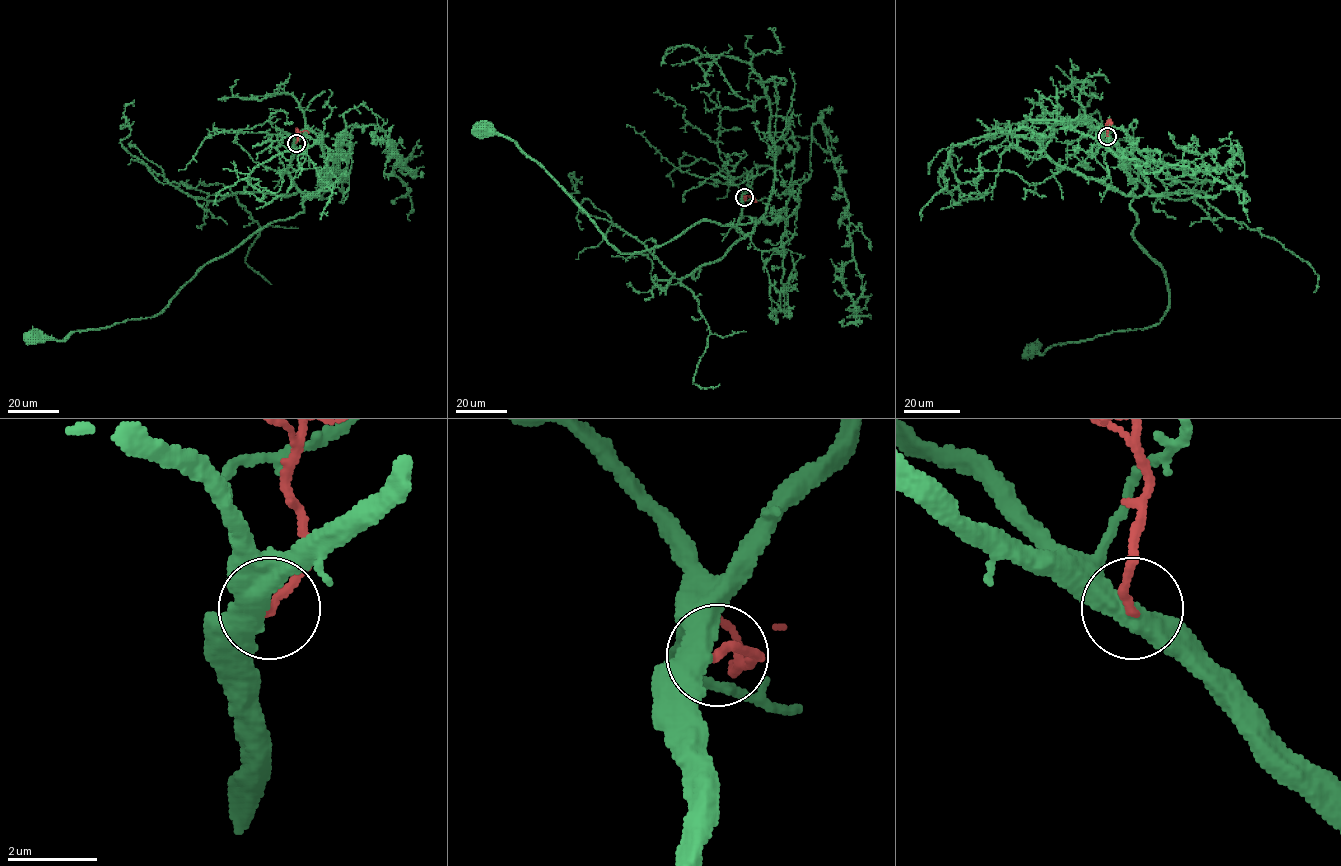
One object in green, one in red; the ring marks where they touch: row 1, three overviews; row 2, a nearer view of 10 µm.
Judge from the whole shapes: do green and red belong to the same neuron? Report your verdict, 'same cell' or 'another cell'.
another cell

